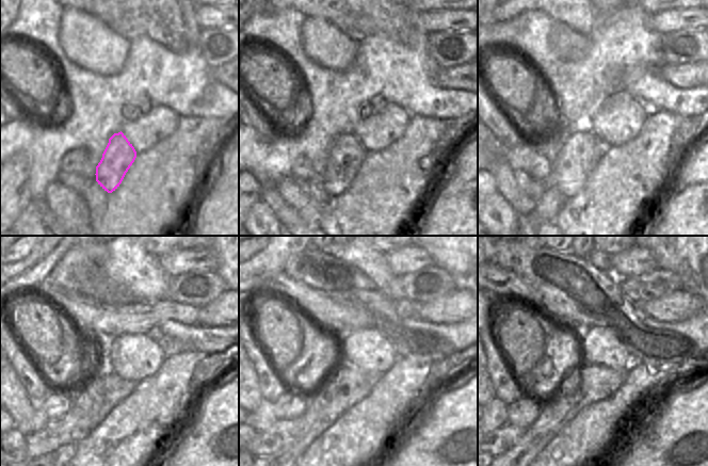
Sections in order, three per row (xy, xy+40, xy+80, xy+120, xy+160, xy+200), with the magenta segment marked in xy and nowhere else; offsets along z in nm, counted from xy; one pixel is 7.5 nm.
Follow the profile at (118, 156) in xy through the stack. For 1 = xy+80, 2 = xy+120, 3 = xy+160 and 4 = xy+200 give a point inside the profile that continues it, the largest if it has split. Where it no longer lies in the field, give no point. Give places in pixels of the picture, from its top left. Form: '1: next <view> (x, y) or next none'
1: next xy+80 (579, 154)
2: next xy+120 (110, 379)
3: next xy+160 (348, 373)
4: next xy+200 (588, 381)

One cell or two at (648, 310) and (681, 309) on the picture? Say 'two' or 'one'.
one

